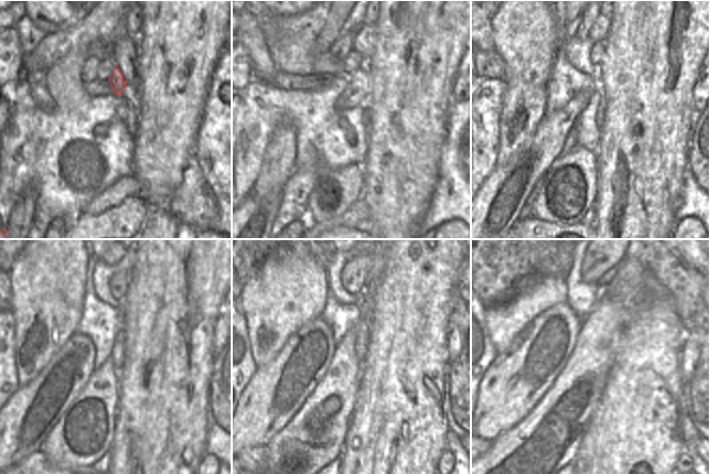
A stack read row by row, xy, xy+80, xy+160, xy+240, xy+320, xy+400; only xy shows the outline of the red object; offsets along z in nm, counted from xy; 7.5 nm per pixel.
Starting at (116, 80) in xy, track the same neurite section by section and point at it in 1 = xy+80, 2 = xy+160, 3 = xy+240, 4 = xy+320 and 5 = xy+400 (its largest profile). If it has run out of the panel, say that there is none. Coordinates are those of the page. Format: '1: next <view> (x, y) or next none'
1: next xy+80 (358, 88)
2: next xy+160 (494, 209)
3: next xy+240 (22, 424)
4: next xy+320 (277, 391)
5: next xy+400 (517, 379)

